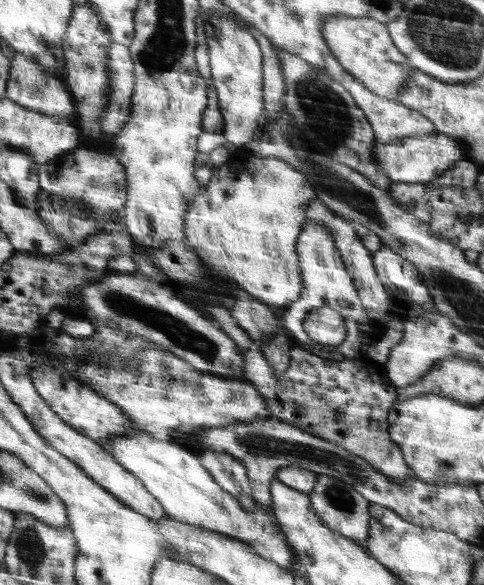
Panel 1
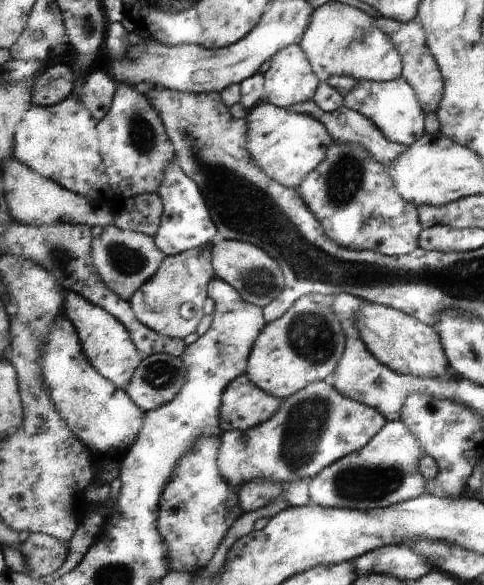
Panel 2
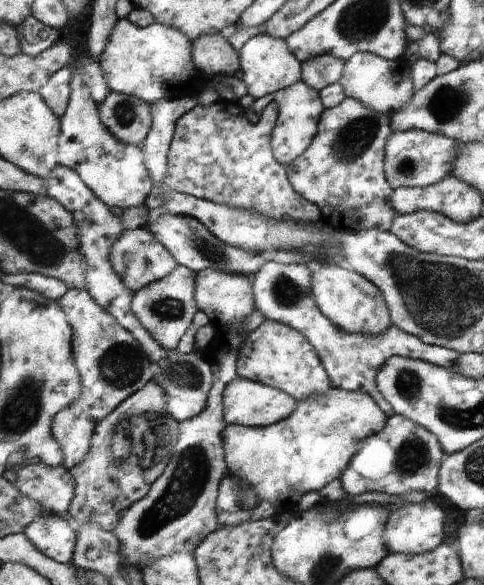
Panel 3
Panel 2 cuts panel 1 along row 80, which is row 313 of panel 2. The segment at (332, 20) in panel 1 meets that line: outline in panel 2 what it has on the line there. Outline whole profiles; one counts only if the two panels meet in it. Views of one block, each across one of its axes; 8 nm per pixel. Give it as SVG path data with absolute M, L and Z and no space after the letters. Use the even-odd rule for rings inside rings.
M364 301L357 318L357 327L369 351L394 372L442 380L455 373L449 366L449 357L446 356L440 334L417 317L386 305Z

